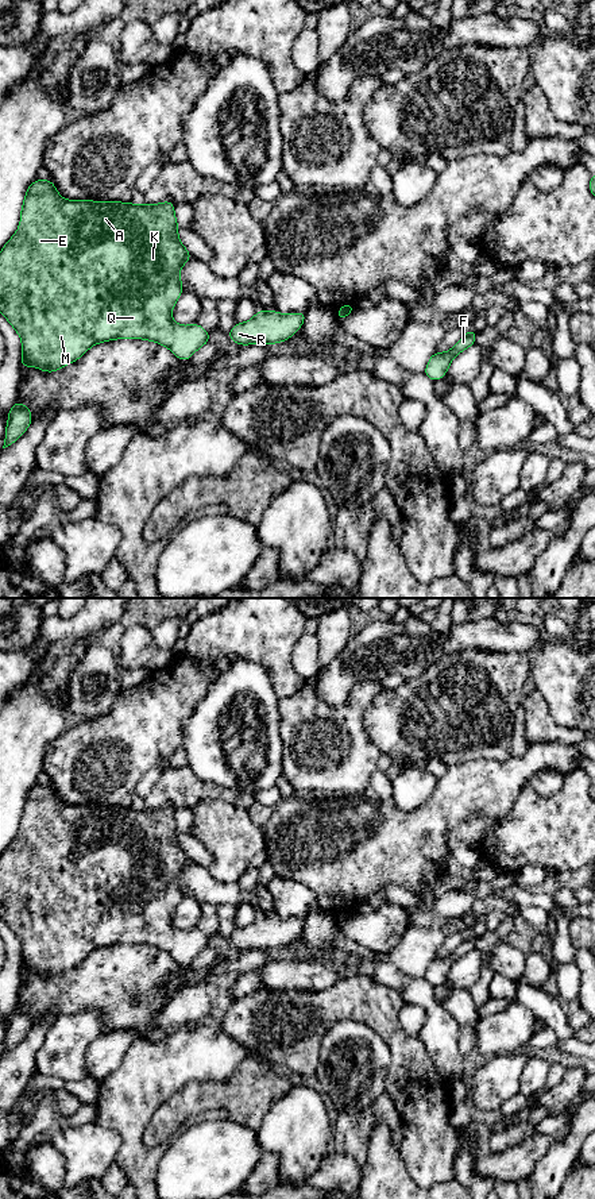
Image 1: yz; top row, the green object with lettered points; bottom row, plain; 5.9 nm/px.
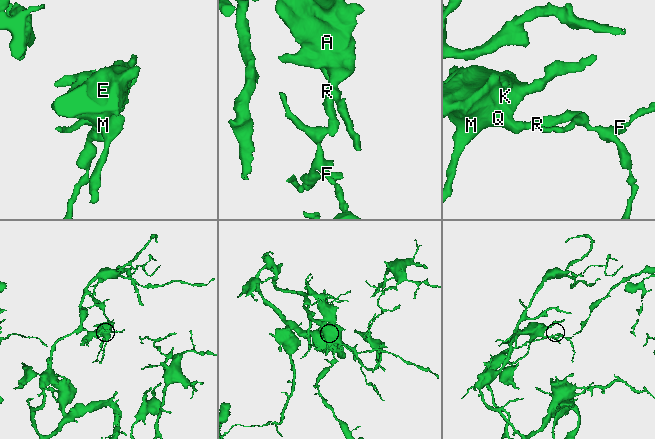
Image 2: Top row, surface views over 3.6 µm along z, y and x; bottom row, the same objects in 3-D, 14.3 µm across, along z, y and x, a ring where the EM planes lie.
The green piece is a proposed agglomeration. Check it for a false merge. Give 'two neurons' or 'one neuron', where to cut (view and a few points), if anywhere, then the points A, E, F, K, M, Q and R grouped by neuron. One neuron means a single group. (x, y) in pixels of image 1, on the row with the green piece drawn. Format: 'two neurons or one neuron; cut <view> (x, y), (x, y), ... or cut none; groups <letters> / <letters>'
two neurons; cut yz (352, 307), (347, 311), (339, 311); groups A E K M Q R / F

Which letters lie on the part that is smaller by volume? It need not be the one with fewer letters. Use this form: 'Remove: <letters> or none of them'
Remove: F

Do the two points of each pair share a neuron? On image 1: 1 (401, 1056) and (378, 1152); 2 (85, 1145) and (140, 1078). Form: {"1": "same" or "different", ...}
{"1": "different", "2": "different"}

